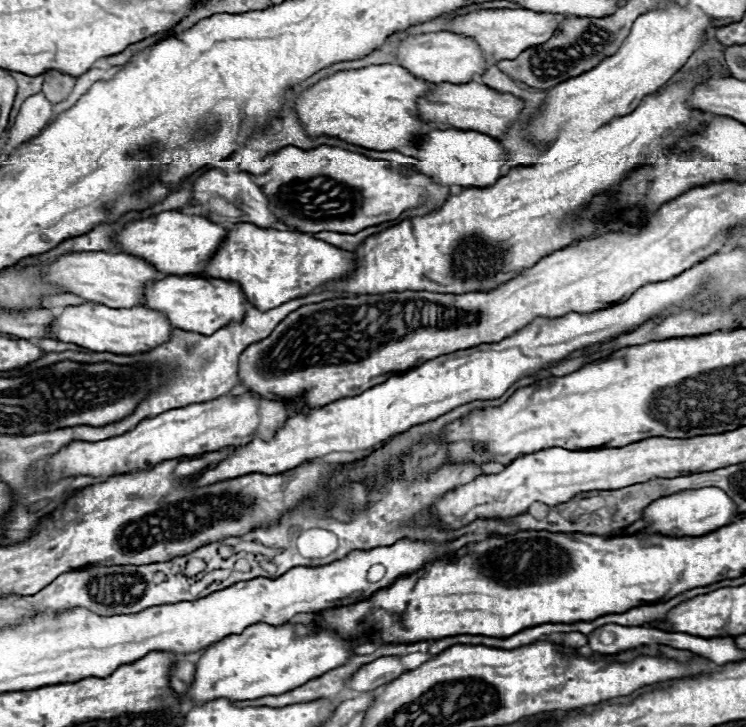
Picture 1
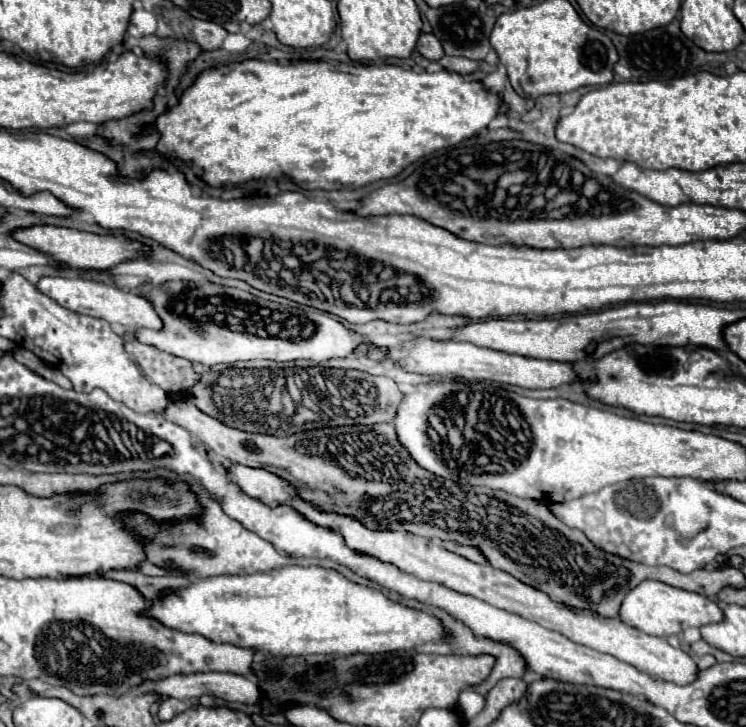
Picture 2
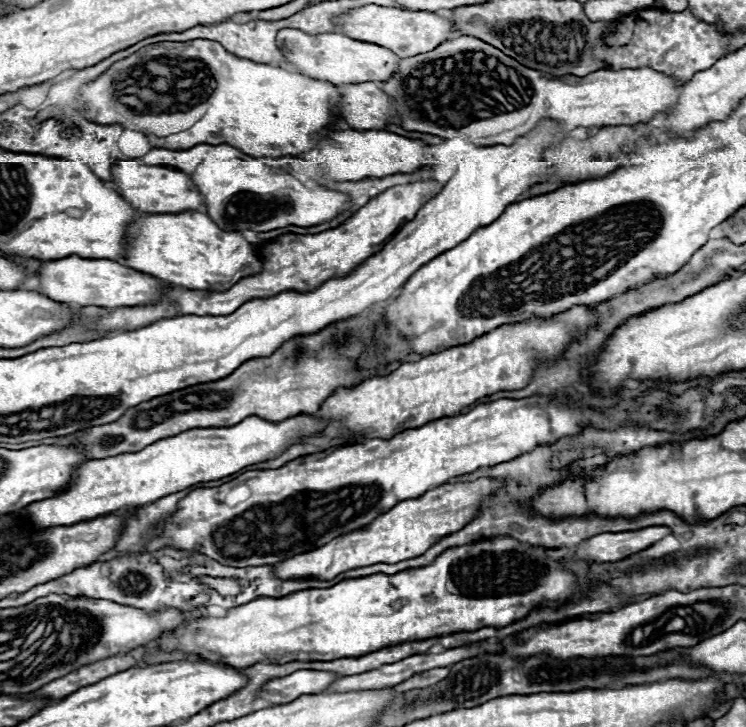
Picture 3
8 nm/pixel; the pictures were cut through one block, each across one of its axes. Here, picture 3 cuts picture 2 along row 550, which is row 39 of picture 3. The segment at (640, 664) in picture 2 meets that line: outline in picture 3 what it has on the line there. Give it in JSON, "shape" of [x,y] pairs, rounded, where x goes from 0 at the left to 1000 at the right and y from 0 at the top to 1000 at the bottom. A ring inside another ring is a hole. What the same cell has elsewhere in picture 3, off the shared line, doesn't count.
{"shape":[[[493,6],[466,19],[458,19],[450,28],[450,33],[461,41],[464,50],[488,58],[507,58],[509,63],[528,69],[528,74],[534,74],[536,80],[582,69],[582,63],[590,63],[592,58],[617,50],[617,44],[609,39],[606,25],[590,22],[584,17],[571,17],[571,14],[534,14],[534,11],[517,11],[504,6]]]}

